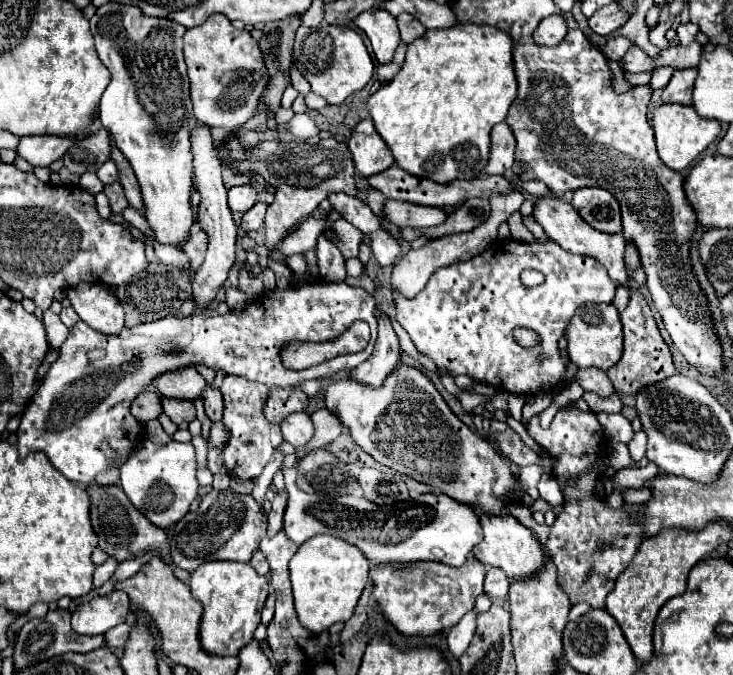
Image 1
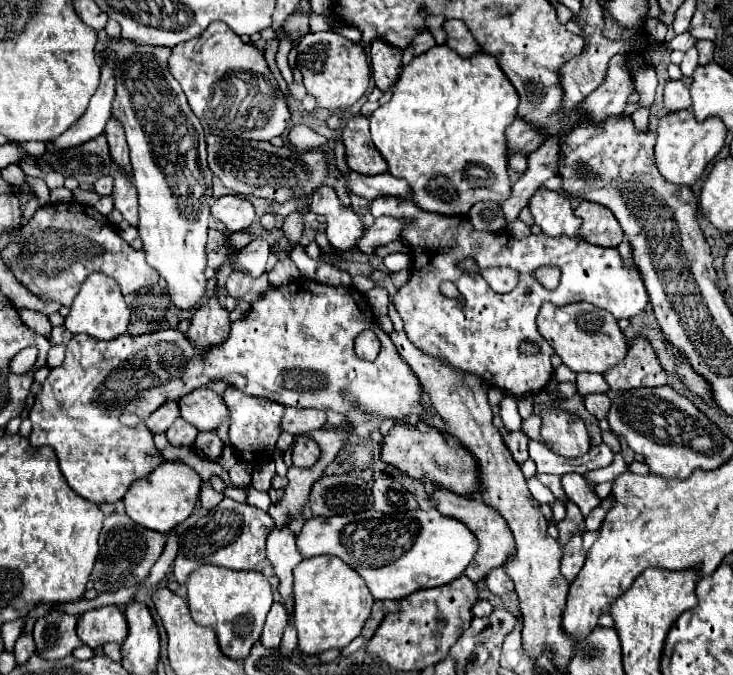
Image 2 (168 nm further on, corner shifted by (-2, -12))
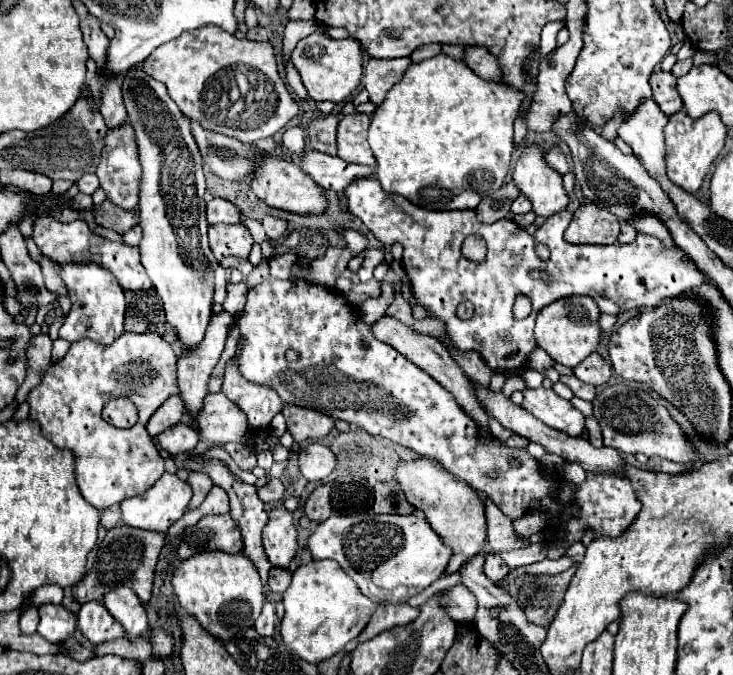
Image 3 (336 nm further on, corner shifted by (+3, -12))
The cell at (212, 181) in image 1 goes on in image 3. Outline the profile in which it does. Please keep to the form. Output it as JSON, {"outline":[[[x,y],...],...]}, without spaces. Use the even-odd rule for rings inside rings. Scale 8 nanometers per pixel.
{"outline":[[[228,312],[214,314],[212,320],[210,320],[210,328],[206,330],[206,340],[202,340],[202,344],[198,346],[198,352],[194,352],[194,356],[180,356],[180,360],[178,360],[178,388],[180,388],[180,396],[184,400],[186,412],[188,412],[190,420],[192,420],[192,426],[194,426],[196,414],[202,410],[204,398],[208,394],[208,380],[210,380],[210,374],[212,374],[216,362],[220,360],[220,354],[224,350],[224,342],[226,342],[228,328],[230,328],[232,320],[234,318]]]}

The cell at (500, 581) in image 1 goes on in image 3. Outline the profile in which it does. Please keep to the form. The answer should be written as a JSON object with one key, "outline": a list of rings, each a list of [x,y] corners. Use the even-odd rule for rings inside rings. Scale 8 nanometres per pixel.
{"outline":[[[488,554],[486,556],[486,564],[484,564],[484,570],[486,570],[486,576],[494,582],[502,580],[502,576],[506,576],[510,572],[510,568],[506,566],[506,562],[498,556],[498,554]]]}

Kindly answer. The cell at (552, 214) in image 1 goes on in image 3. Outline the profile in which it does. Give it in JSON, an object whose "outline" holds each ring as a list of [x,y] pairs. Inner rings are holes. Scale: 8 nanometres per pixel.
{"outline":[[[528,144],[516,162],[512,180],[532,200],[532,210],[548,218],[566,210],[568,196],[562,188],[562,174],[546,164],[544,154],[546,150],[540,144]]]}

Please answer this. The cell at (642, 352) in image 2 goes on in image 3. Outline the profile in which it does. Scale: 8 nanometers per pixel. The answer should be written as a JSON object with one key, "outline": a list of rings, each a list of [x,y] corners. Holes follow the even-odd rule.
{"outline":[[[594,352],[574,368],[574,374],[592,386],[602,386],[612,376],[612,366],[598,353]]]}

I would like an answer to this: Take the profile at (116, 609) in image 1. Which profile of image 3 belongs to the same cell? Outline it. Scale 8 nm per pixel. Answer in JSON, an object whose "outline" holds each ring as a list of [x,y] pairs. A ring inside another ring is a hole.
{"outline":[[[86,602],[78,612],[78,628],[96,646],[124,636],[124,628],[110,616],[102,602]]]}

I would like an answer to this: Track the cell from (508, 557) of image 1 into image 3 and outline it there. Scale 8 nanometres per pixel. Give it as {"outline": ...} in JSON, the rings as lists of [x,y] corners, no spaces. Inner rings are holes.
{"outline":[[[416,458],[416,460],[400,460],[396,464],[396,482],[400,484],[404,498],[410,506],[420,510],[428,524],[438,532],[442,542],[452,548],[452,558],[446,568],[446,576],[460,570],[460,566],[474,554],[482,550],[482,544],[486,540],[486,520],[484,520],[484,504],[478,500],[476,492],[470,492],[466,484],[456,480],[450,472],[436,466],[428,458]]]}

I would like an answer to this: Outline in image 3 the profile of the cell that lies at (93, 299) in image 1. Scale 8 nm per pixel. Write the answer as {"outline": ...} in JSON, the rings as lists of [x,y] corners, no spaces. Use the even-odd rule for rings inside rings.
{"outline":[[[94,262],[62,264],[60,276],[68,290],[68,298],[72,300],[70,314],[60,328],[60,338],[68,342],[90,338],[98,344],[112,344],[124,332],[124,312],[126,312],[124,290],[118,284],[118,280],[110,272],[106,272],[106,268]]]}

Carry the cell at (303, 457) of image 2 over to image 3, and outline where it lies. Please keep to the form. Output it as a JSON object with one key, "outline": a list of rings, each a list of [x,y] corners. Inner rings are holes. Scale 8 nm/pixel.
{"outline":[[[308,444],[300,452],[300,472],[308,482],[320,482],[336,468],[334,452],[324,444]]]}

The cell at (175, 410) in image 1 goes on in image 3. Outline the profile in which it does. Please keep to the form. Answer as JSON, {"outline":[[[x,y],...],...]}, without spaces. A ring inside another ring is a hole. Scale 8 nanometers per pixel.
{"outline":[[[176,424],[164,430],[158,436],[158,442],[170,456],[176,456],[194,450],[194,446],[198,444],[198,432],[194,432],[194,428],[190,428],[188,424]]]}

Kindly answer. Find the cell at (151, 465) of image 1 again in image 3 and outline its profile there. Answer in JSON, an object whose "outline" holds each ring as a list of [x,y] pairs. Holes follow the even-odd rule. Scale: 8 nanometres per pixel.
{"outline":[[[164,472],[162,480],[158,480],[158,484],[154,484],[154,488],[146,490],[138,498],[130,498],[130,500],[124,500],[120,504],[120,508],[122,508],[122,520],[124,520],[124,524],[128,524],[132,528],[166,532],[176,520],[182,518],[182,514],[184,514],[190,498],[192,498],[190,486],[184,480],[180,480],[176,474]]]}

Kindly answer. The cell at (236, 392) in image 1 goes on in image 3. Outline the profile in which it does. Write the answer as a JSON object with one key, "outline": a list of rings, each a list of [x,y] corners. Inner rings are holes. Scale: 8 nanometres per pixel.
{"outline":[[[236,346],[234,358],[226,364],[222,392],[234,400],[248,416],[250,428],[268,428],[270,420],[276,412],[282,410],[282,400],[274,392],[274,388],[264,384],[252,384],[238,372],[238,352],[242,348]]]}

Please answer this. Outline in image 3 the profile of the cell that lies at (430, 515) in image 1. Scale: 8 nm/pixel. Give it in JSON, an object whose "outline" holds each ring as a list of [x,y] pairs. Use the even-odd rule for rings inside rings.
{"outline":[[[372,512],[332,516],[318,524],[308,548],[314,560],[336,560],[352,576],[358,590],[376,604],[400,604],[420,594],[444,574],[452,556],[452,550],[442,544],[420,512],[408,516]]]}

